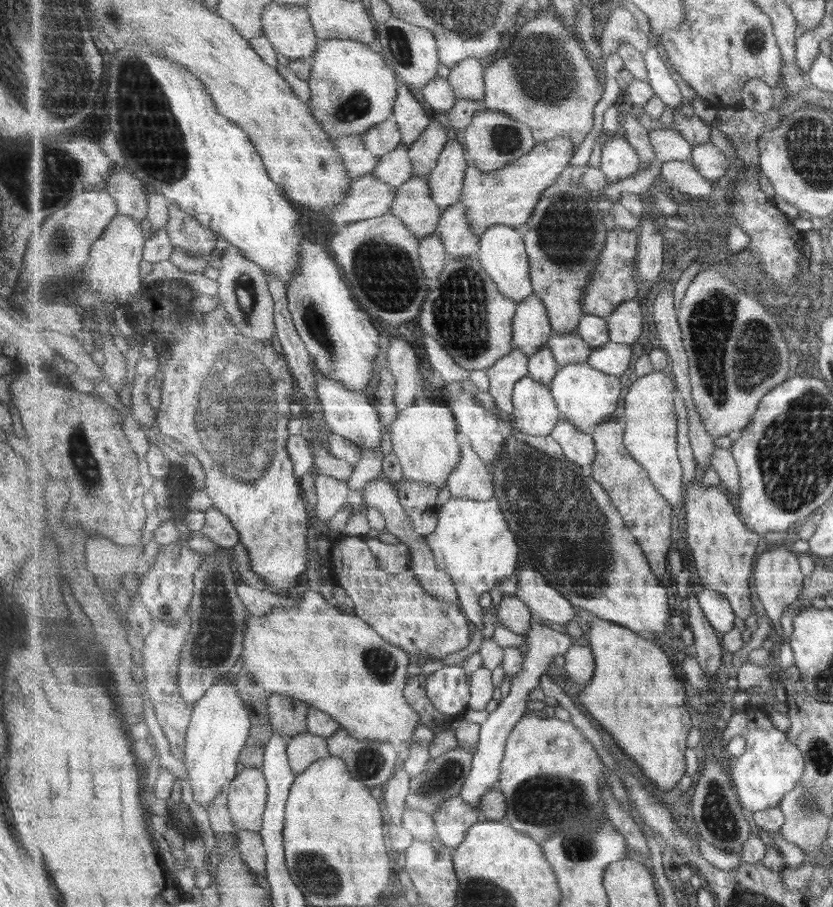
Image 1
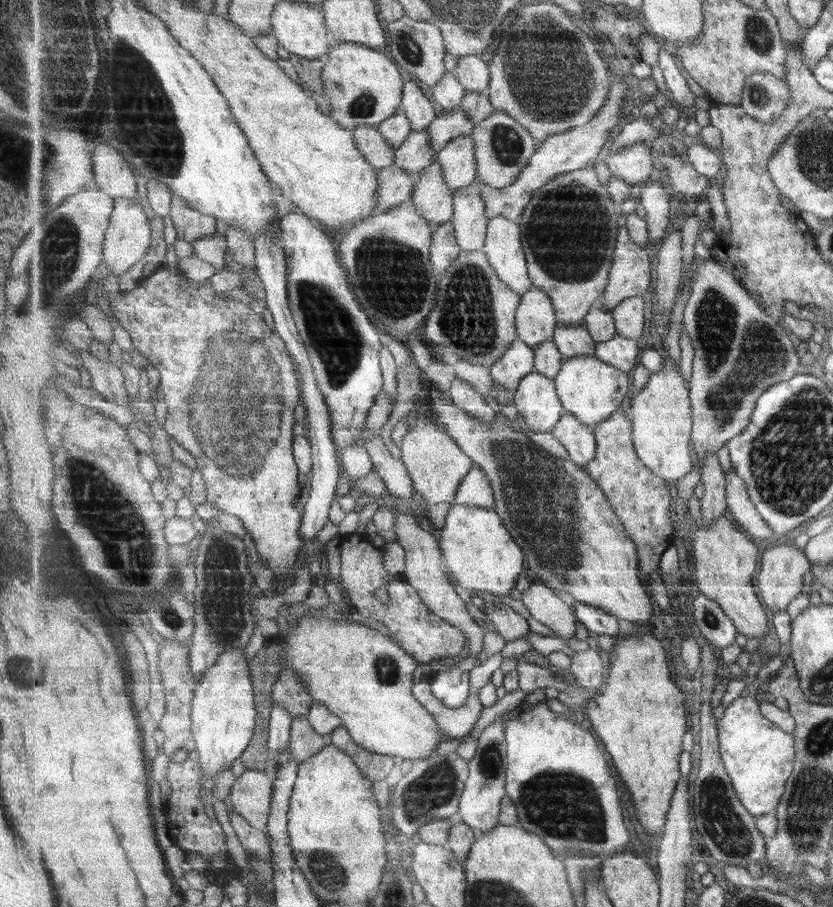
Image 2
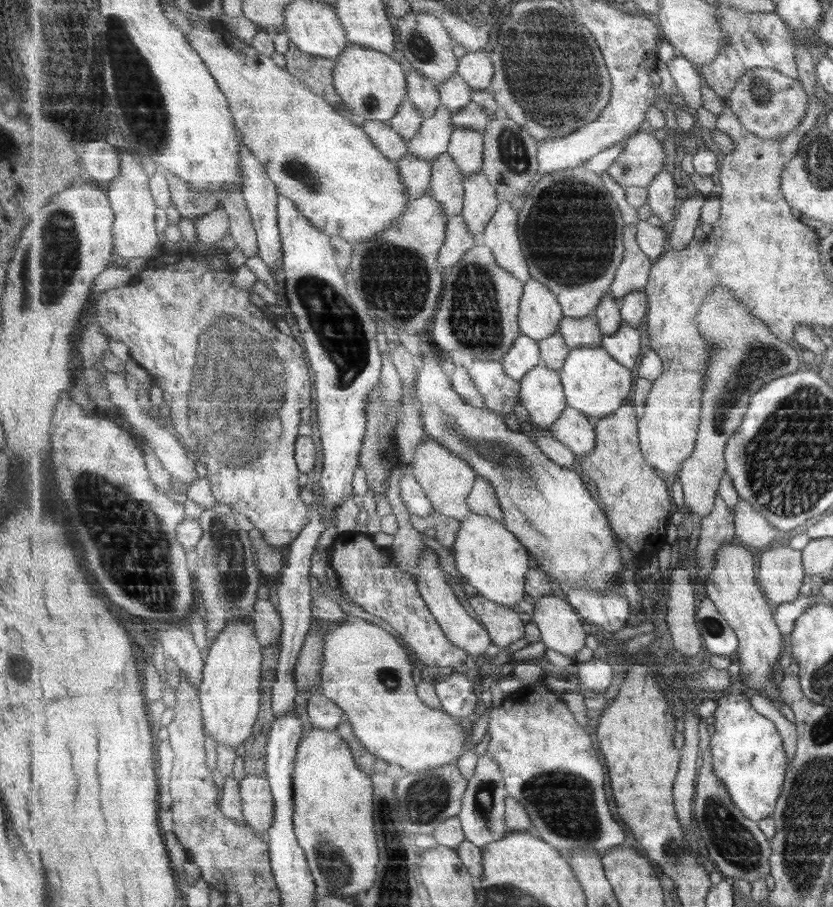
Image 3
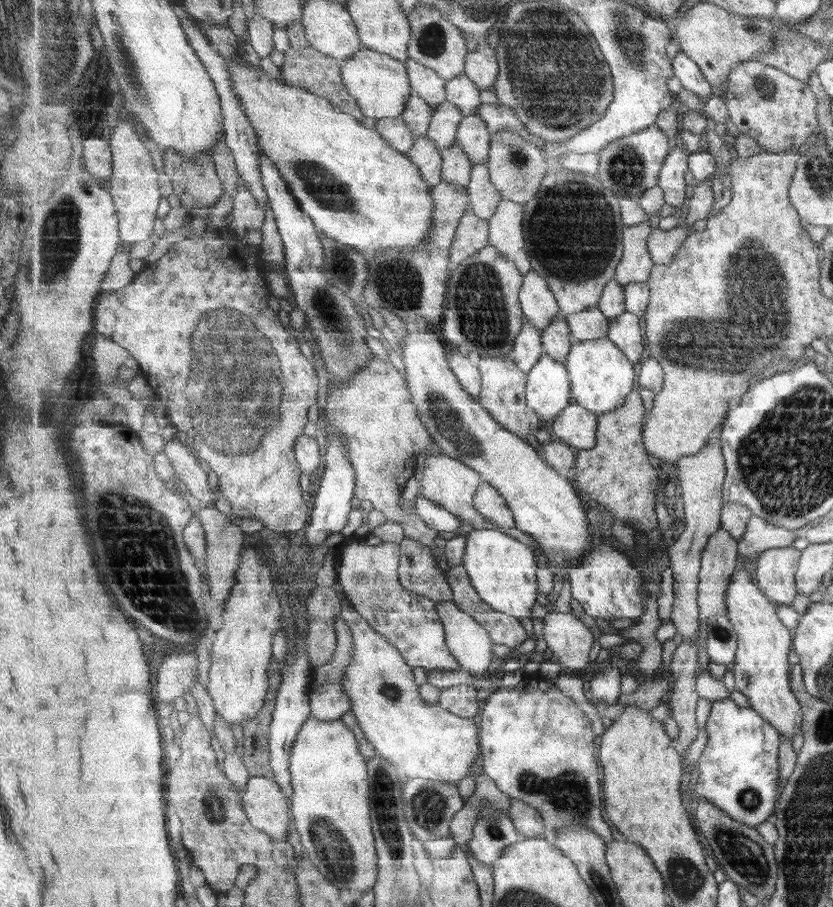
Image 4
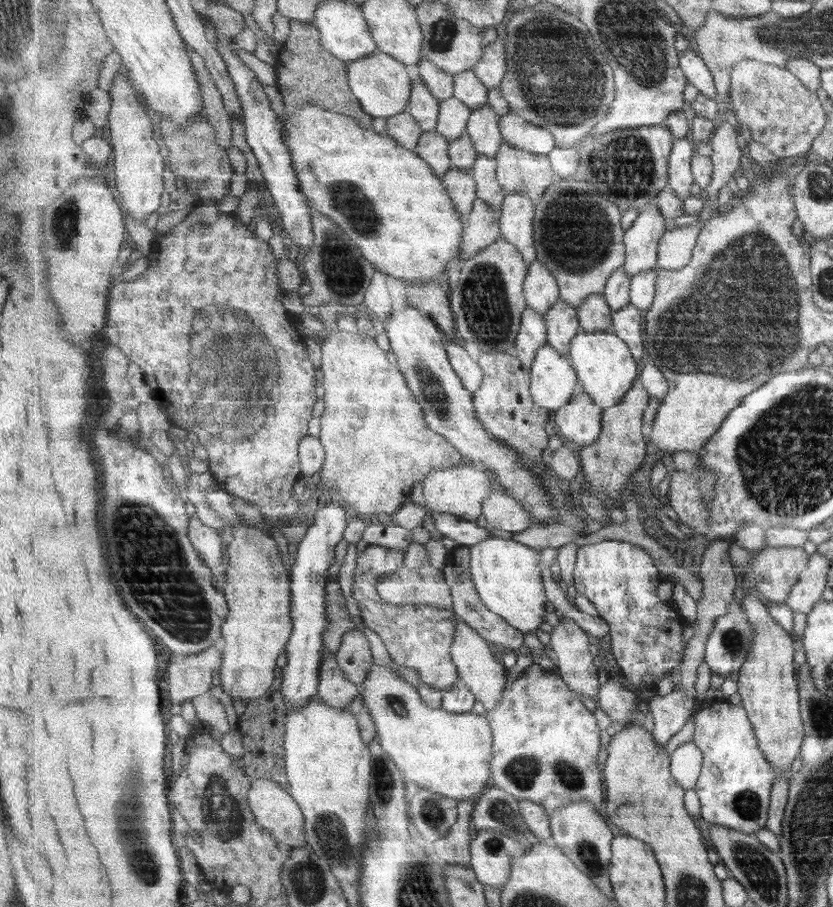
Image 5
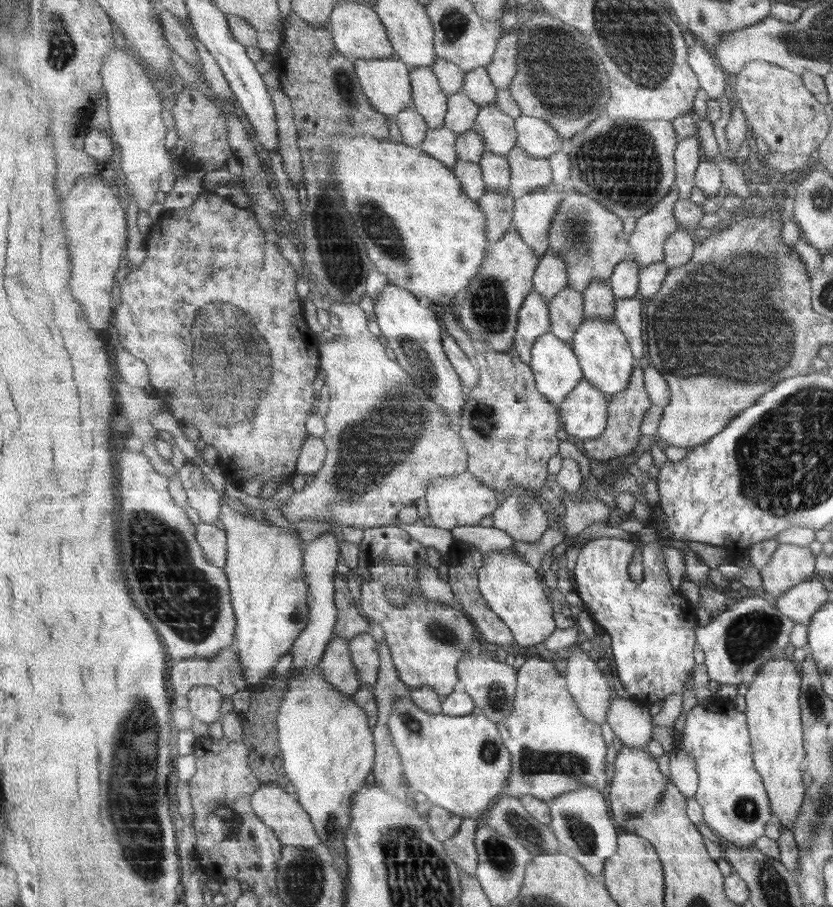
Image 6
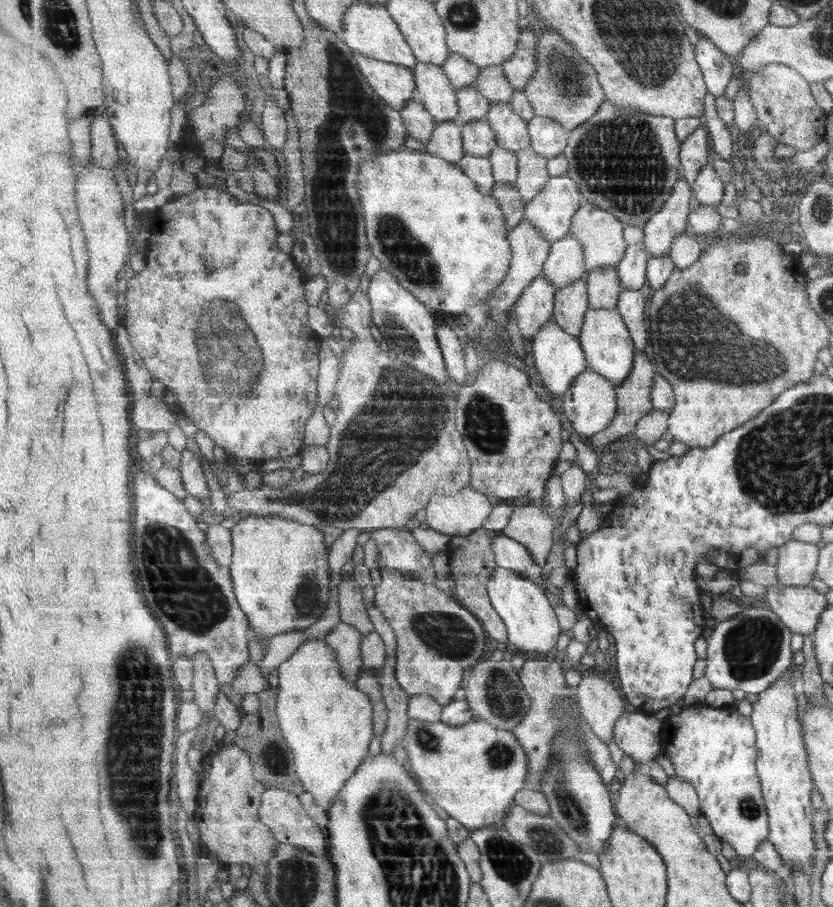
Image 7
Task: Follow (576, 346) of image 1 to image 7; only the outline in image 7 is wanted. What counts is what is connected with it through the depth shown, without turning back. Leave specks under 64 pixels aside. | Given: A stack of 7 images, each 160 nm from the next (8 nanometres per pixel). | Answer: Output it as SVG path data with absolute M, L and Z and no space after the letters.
M599 267L586 277L590 308L593 310L617 308L623 289L617 267Z

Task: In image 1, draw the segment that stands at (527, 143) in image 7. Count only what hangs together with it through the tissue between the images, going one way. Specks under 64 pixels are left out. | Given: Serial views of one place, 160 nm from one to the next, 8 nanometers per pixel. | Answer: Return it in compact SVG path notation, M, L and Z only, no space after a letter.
M457 139L445 145L438 158L438 165L430 172L428 179L434 201L445 210L461 201L468 154Z

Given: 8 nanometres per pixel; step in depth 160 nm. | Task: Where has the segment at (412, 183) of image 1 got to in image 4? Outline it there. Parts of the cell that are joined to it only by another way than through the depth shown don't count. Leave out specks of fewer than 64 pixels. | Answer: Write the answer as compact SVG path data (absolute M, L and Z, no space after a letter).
M456 143L441 151L443 157L443 181L467 188L472 177L473 162L469 155Z

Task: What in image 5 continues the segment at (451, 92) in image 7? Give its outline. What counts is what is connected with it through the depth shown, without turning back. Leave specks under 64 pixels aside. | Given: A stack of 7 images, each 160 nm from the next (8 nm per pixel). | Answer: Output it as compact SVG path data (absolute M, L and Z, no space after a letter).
M408 65L408 71L412 77L412 98L407 112L417 119L424 132L435 131L438 127L440 101L420 77L419 65Z

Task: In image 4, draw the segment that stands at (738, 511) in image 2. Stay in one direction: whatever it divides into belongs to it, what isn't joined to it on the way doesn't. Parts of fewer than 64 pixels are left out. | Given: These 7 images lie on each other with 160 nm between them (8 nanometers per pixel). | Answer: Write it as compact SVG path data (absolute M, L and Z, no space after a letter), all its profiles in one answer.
M752 515L745 533L738 542L738 553L757 559L765 550L793 547L800 534L801 532L771 524L759 516Z

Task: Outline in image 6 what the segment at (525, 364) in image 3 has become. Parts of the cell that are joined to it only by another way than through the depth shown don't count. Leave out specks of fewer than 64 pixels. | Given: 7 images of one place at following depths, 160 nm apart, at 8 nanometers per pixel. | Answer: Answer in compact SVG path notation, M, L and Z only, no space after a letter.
M533 290L528 294L520 310L513 350L529 365L535 341L552 329L552 316L548 303L539 291Z

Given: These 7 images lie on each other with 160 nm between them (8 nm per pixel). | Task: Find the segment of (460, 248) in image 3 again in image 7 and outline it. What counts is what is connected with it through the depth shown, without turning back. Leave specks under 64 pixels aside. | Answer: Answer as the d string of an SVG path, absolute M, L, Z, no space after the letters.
M498 182L492 194L504 212L508 232L526 218L527 201L514 183Z

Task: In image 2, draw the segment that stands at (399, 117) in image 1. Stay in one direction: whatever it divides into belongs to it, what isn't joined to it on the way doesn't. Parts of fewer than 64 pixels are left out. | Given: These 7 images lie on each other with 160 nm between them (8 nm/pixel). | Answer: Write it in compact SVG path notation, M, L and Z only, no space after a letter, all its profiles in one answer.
M409 80L404 83L402 108L406 118L411 121L412 130L417 132L427 129L441 112L438 106L421 92L421 88Z

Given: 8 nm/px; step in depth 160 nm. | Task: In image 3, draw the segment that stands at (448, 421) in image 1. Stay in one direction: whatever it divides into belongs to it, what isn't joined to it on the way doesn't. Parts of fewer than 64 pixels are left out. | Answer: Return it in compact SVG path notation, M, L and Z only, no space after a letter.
M431 437L417 447L415 461L411 465L417 481L421 484L425 494L431 499L435 512L459 522L471 515L472 510L468 506L468 498L473 491L478 475L464 459L455 455L453 451Z

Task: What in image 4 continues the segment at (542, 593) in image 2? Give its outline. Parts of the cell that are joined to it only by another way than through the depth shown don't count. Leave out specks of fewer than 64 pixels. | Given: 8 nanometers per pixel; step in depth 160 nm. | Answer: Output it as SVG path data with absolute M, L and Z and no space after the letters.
M547 612L543 623L542 637L558 664L572 670L581 670L589 664L596 629L587 628L571 612Z

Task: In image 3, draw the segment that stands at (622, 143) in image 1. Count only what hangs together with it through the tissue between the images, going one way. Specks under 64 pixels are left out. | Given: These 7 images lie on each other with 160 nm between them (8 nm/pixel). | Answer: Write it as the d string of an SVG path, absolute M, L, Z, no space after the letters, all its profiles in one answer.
M648 128L640 129L627 141L622 155L611 165L608 173L621 186L648 188L663 171L665 152L661 141Z

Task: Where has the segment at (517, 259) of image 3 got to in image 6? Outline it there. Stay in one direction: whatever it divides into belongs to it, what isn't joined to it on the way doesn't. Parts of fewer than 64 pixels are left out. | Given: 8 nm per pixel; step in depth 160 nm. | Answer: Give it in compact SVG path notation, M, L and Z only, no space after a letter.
M551 183L545 190L526 194L515 199L514 228L531 246L537 256L543 258L549 251L549 235L564 194L565 184Z

